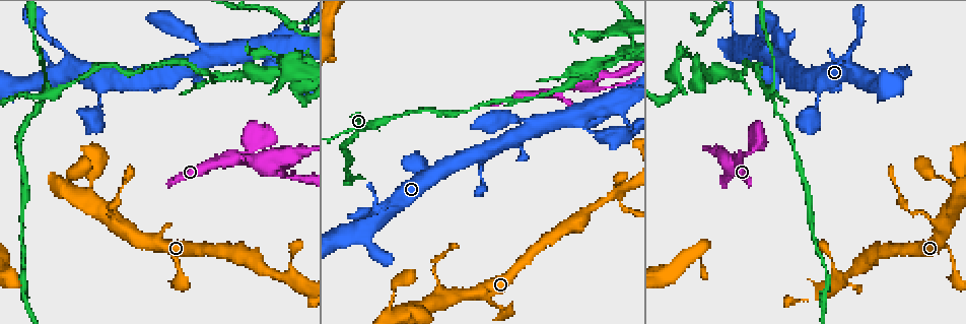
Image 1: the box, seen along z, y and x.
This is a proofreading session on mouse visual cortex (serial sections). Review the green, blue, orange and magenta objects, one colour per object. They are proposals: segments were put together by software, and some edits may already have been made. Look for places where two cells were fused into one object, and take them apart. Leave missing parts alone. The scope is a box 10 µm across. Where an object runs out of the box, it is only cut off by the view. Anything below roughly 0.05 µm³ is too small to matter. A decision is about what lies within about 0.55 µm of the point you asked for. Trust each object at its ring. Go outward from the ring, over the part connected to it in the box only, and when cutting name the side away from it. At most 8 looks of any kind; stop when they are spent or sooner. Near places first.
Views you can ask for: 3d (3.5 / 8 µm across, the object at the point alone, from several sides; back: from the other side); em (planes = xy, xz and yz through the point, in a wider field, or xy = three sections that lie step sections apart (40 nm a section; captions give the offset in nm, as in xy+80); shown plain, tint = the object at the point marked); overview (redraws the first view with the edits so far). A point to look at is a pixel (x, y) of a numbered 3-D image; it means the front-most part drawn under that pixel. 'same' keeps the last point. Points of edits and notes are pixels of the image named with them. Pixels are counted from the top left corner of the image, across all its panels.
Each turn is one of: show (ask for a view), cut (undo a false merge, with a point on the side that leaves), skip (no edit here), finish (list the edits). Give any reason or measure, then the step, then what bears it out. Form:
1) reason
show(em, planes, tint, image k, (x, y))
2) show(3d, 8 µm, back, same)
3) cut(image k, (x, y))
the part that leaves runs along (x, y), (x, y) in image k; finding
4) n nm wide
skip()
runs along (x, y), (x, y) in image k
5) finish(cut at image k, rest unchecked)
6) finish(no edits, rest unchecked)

four or more arms meet
show(3d, 3.5 µm, image 1, (48, 94))

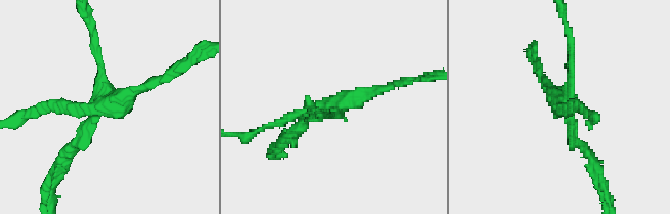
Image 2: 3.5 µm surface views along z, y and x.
4 arms; arms of 100, 150, 150, 150 nm
show(em, xy, step 1, tint, image 2, (337, 108))

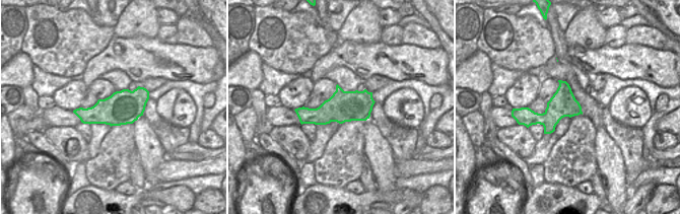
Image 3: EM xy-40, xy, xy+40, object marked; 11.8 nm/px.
another direction
show(em, xy, step 3, tint, same)

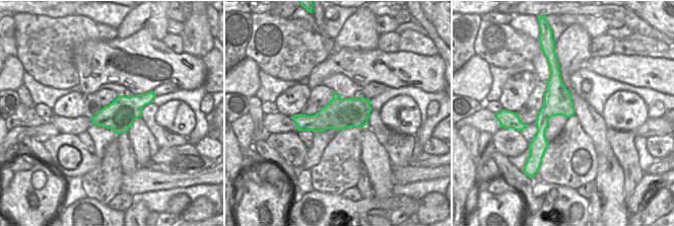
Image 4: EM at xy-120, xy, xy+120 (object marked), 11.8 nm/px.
cut(image 2, (52, 106))
the part that leaves runs along (109, 94), (125, 97), (187, 63) in image 2; a second cell is stuck on

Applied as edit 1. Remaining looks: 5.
show(overview)

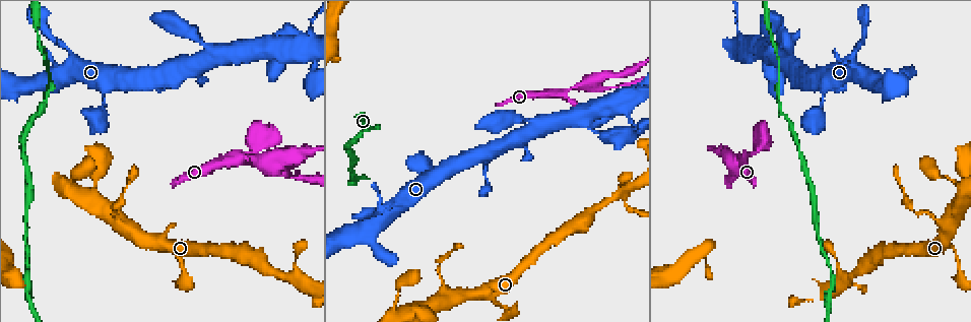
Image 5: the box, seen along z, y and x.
thin arm on a thick one
show(3d, 3.5 µm, image 5, (942, 224))

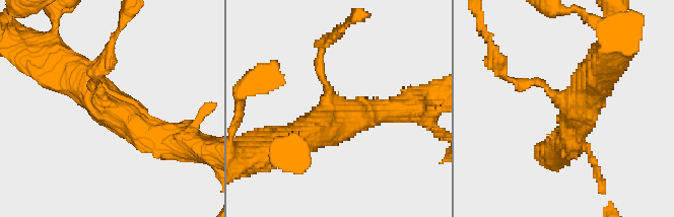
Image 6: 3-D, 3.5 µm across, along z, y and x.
3 arms; arms of 150, 400, 500 nm
show(em, xy, step 2, tint, image 6, (102, 104))

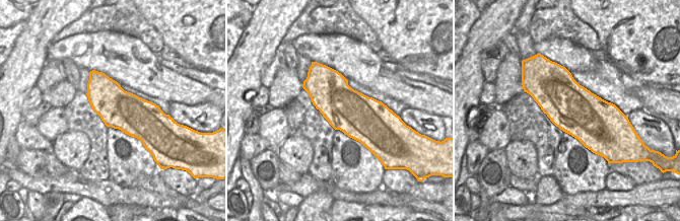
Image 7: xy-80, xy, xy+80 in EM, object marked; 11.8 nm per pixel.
show(em, xy, step 5, tint, same)

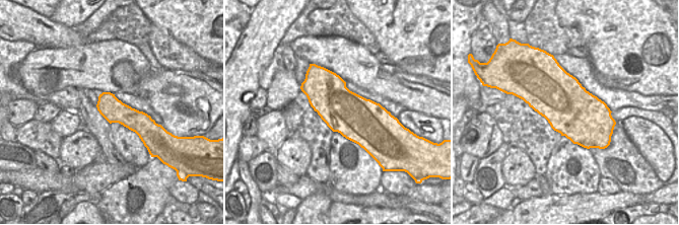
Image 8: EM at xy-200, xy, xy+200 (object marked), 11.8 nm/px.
skip()
runs along (169, 141), (59, 73) in image 6; all the same cell

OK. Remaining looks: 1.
finish(cut at image 2, rest unchecked)

